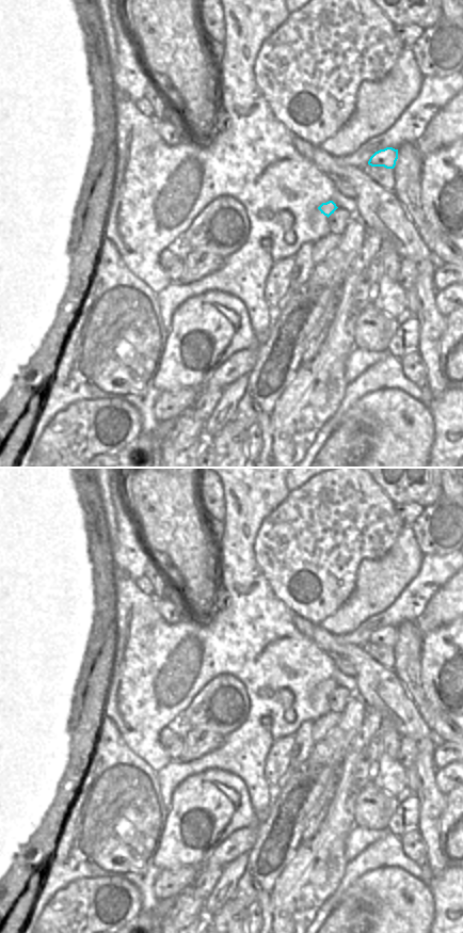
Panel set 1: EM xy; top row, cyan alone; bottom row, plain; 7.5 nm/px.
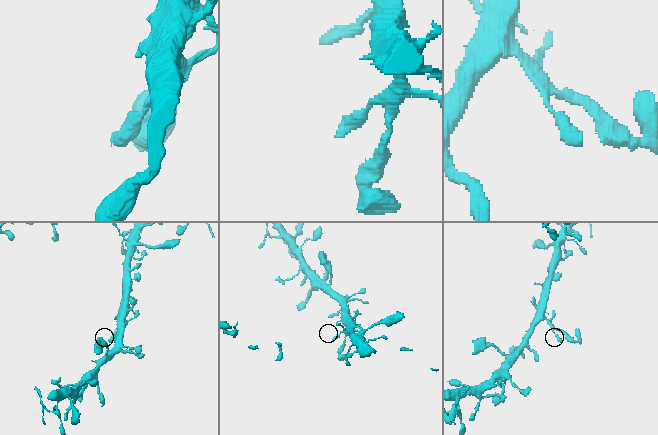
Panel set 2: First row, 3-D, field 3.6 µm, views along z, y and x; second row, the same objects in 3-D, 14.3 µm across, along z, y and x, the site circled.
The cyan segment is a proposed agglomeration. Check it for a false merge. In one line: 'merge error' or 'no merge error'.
no merge error

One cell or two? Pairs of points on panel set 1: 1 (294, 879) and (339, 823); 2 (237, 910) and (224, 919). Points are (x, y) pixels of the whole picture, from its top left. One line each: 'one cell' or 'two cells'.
1: one cell
2: one cell

